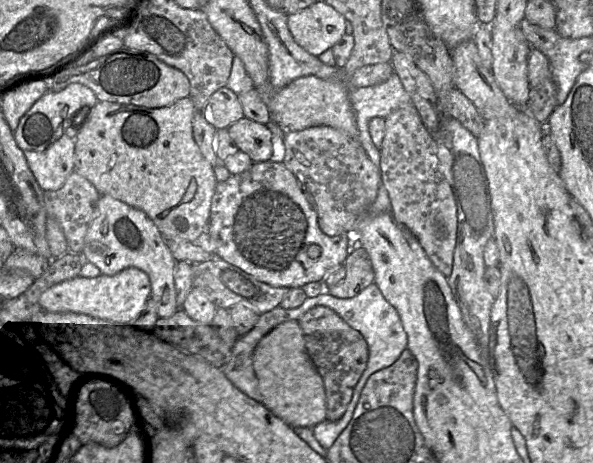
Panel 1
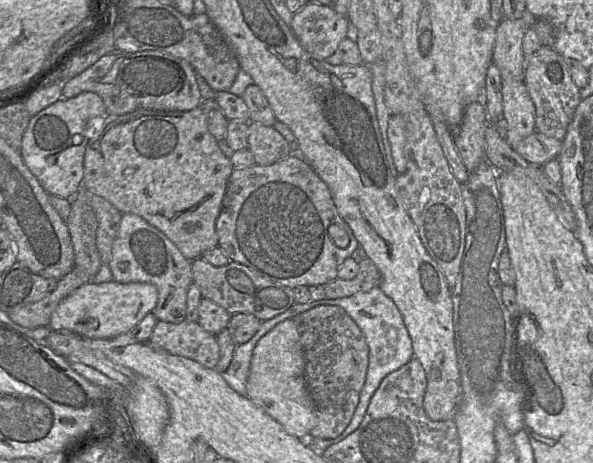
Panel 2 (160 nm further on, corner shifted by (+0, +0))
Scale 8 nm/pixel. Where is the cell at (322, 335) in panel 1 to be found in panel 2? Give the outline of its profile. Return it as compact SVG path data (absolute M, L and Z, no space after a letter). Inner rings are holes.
M319 305L294 316L292 319L300 335L305 358L305 382L317 414L317 423L309 434L314 438L336 438L349 425L359 403L369 365L368 345L360 328L339 306Z

